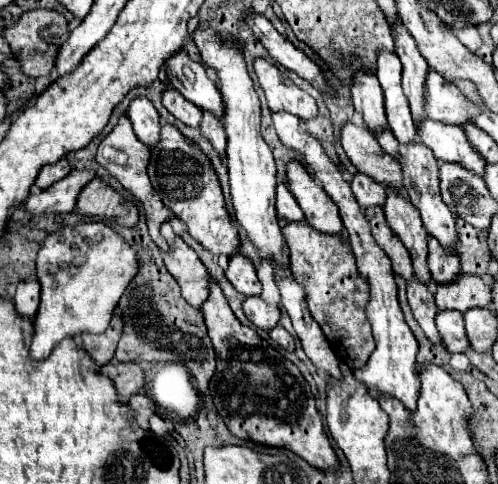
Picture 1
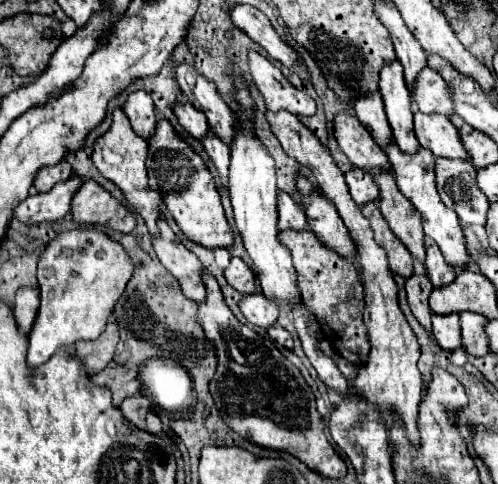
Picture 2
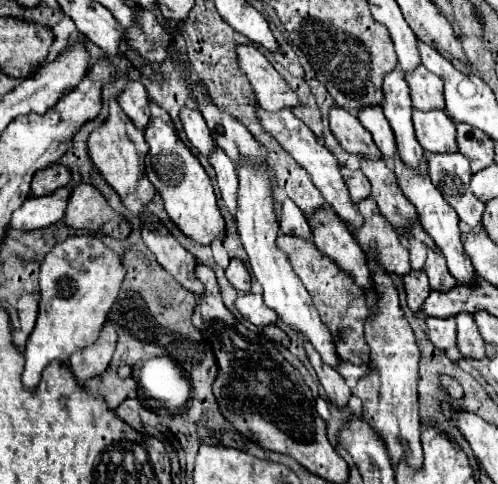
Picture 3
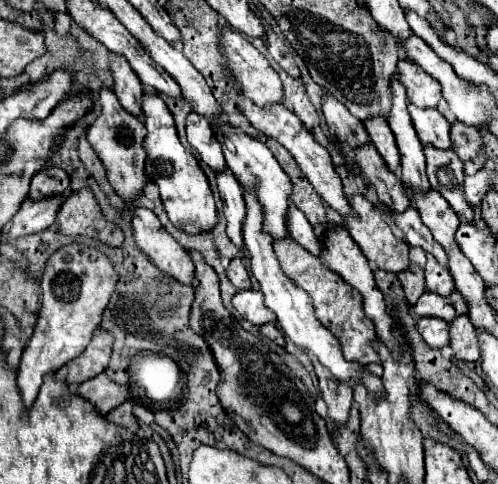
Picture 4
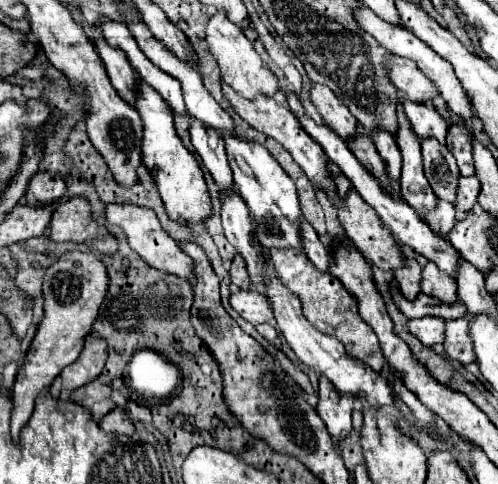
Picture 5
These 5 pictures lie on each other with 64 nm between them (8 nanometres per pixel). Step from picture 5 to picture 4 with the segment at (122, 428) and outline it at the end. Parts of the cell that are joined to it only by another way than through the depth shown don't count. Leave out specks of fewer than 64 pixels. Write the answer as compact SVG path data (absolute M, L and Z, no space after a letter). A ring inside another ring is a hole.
M126 400L126 402L120 404L116 410L112 410L112 412L108 414L108 418L110 418L114 424L126 426L130 432L136 432L140 426L138 426L136 416L132 414L132 406L134 406L134 402L132 402L132 400Z

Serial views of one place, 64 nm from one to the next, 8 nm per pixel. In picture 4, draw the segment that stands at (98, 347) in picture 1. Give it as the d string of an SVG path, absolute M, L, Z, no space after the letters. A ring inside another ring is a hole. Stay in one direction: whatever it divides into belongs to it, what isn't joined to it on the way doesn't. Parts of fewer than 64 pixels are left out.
M98 330L88 348L80 356L76 356L76 360L68 362L68 384L76 386L98 376L110 362L112 342L114 336L108 330Z

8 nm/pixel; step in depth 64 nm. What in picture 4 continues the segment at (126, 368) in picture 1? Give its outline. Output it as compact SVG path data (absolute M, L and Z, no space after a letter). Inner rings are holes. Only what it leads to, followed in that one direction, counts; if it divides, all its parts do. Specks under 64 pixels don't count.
M102 372L96 378L82 382L76 392L90 400L98 408L98 412L108 414L128 398L128 388L128 384L116 384L114 380L110 380L108 374Z

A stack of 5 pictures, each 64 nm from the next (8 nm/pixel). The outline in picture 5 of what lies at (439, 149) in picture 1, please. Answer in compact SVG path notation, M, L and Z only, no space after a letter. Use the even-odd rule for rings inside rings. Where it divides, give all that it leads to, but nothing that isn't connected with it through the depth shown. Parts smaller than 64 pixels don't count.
M404 100L404 110L406 110L406 116L412 122L412 130L418 134L418 138L434 136L436 140L440 140L440 144L446 144L448 120L442 114L438 114L432 106L416 104L410 100Z

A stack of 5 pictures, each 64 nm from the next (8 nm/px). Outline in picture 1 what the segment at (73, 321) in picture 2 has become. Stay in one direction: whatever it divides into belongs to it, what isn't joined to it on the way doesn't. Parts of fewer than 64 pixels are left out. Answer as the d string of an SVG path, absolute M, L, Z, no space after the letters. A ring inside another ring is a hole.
M86 220L48 234L38 250L36 268L42 300L34 320L36 334L30 356L44 360L62 338L84 332L102 334L108 328L114 306L138 272L138 256L124 236L114 232L108 224L102 220Z

